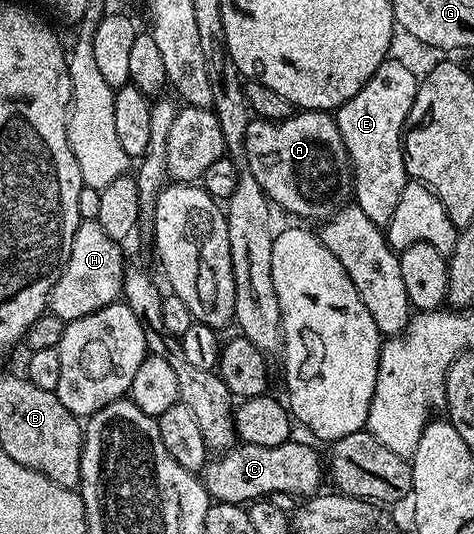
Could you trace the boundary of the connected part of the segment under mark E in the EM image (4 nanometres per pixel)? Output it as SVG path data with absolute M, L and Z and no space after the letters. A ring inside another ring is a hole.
M386 59L363 83L363 87L347 103L336 110L335 120L339 127L339 135L343 135L343 143L347 147L349 162L353 164L353 191L355 203L371 219L371 223L382 227L388 225L395 206L399 204L399 195L403 191L407 180L405 171L405 150L403 138L405 135L405 120L415 103L415 95L419 84L418 74L413 74L401 61Z

